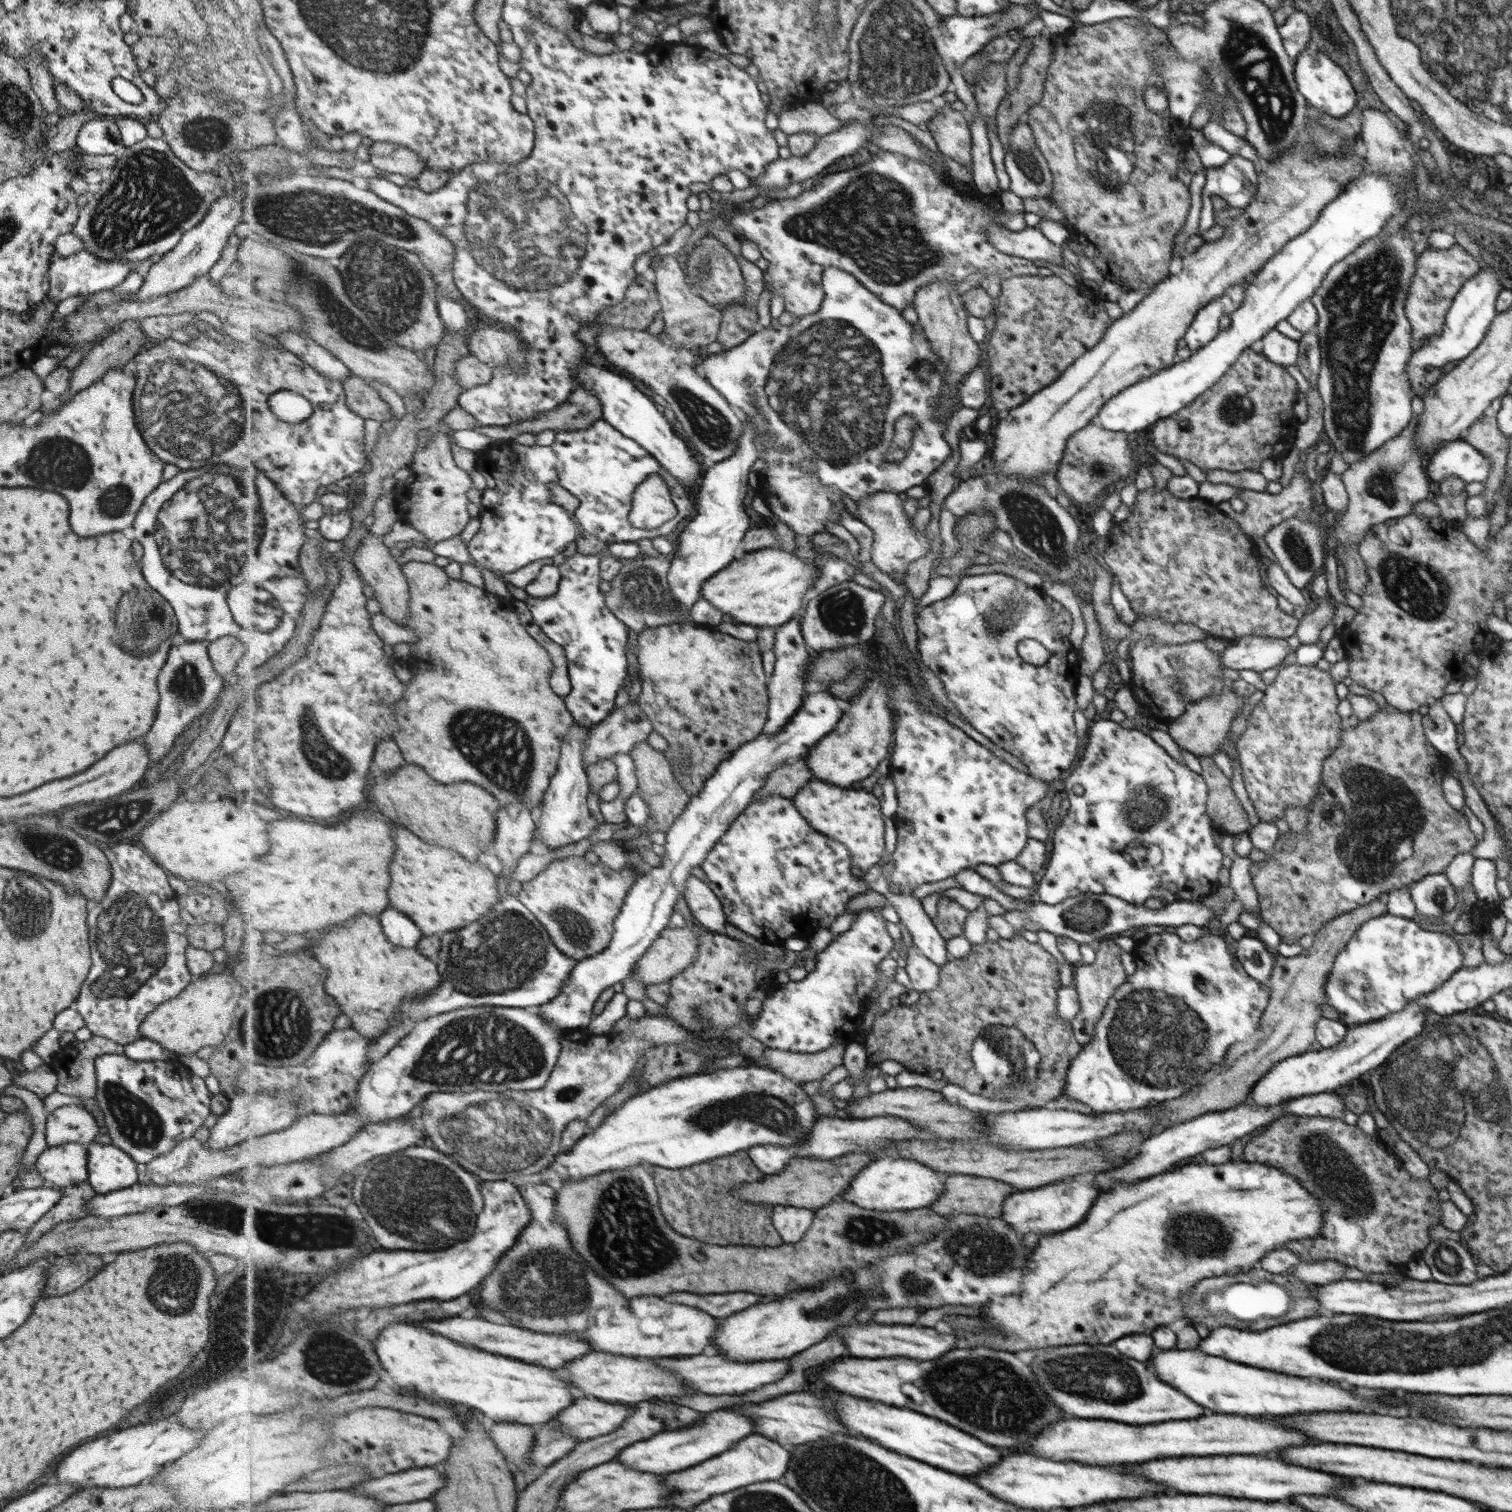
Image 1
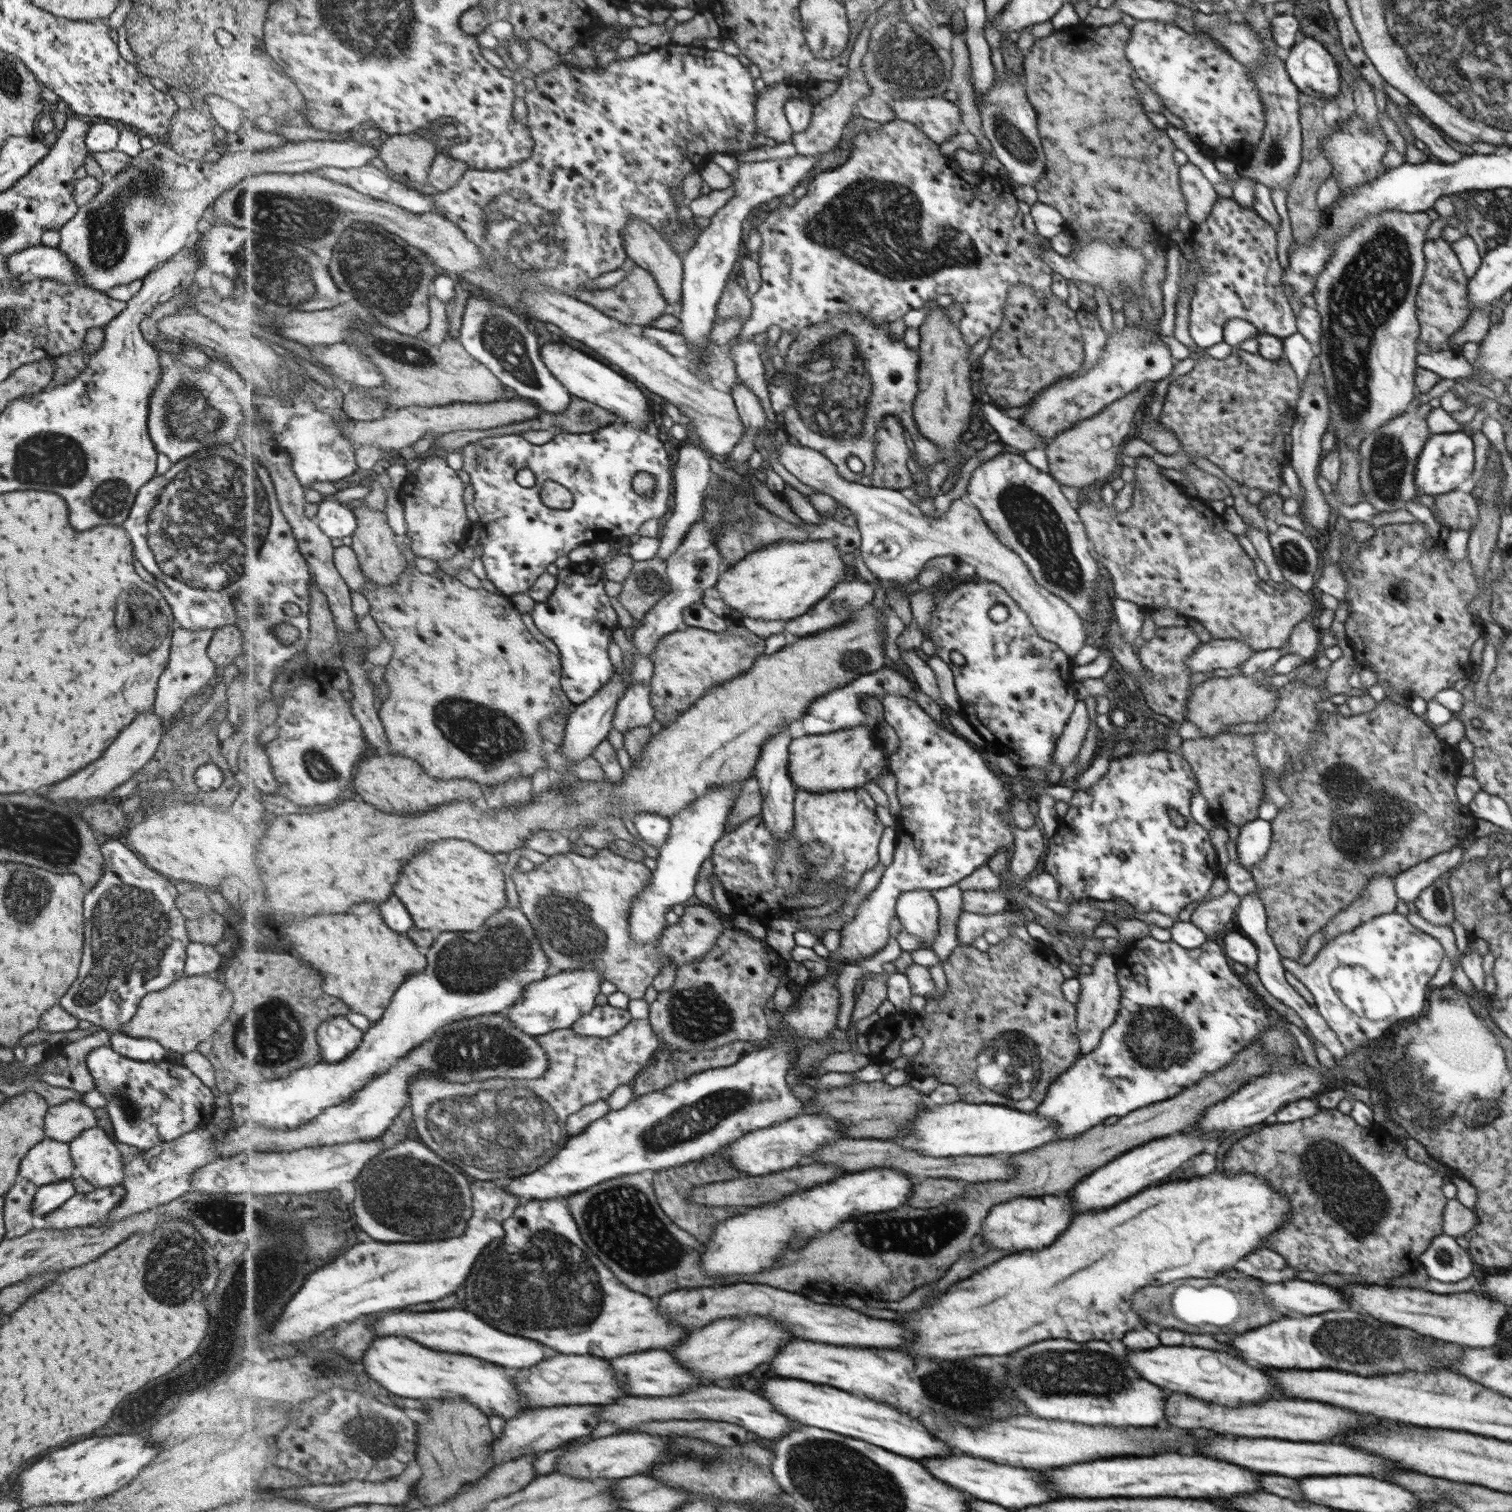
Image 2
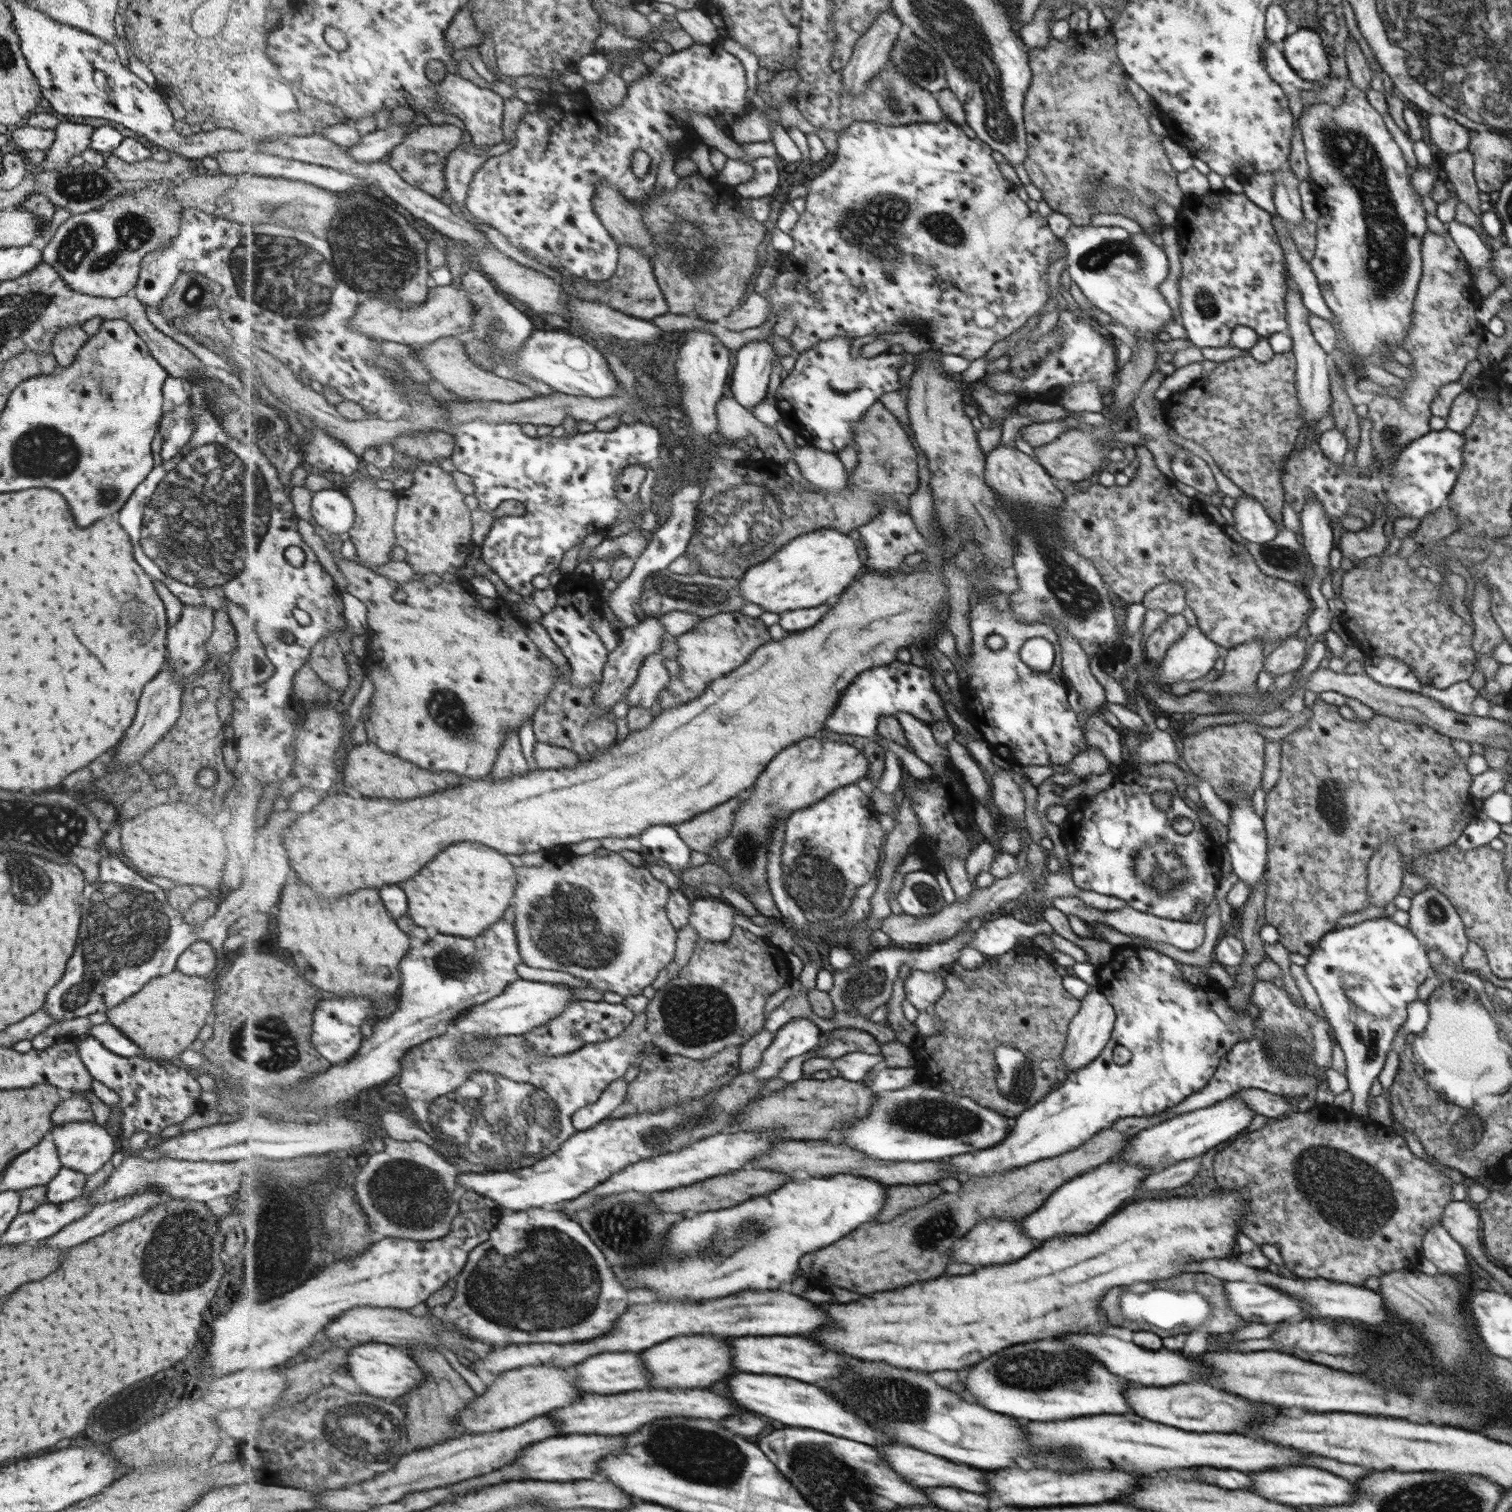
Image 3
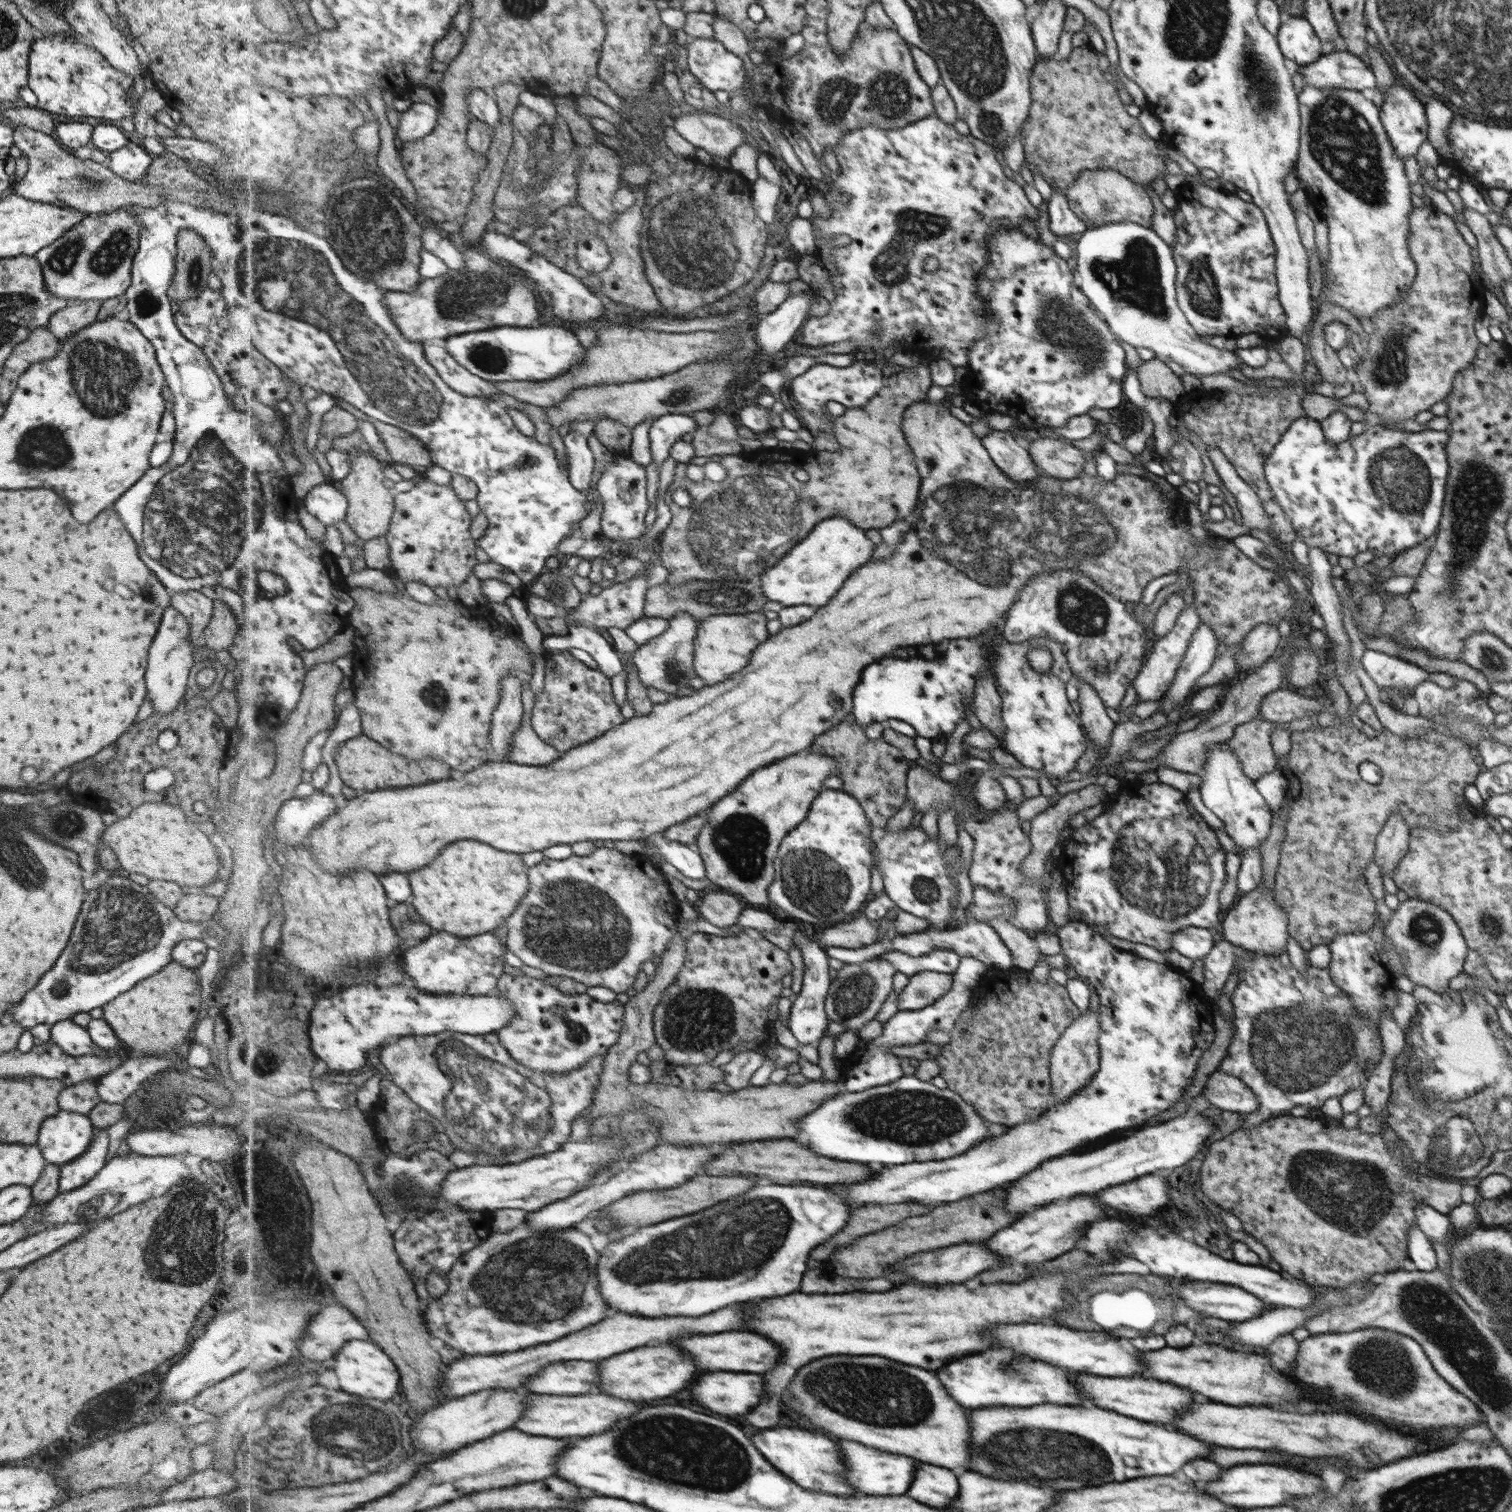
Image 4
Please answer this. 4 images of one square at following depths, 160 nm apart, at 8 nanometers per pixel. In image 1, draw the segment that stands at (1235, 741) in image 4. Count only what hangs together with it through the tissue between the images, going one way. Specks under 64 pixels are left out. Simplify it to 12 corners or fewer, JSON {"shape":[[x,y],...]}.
{"shape":[[1199,757],[1209,814],[1222,834],[1248,832],[1248,814],[1214,760]]}

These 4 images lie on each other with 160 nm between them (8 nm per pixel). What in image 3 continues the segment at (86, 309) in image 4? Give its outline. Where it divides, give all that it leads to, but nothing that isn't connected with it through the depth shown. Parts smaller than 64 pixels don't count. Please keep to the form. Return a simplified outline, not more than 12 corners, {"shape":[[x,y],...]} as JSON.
{"shape":[[81,326],[60,330],[53,338],[52,355],[59,368],[76,360],[88,340]]}

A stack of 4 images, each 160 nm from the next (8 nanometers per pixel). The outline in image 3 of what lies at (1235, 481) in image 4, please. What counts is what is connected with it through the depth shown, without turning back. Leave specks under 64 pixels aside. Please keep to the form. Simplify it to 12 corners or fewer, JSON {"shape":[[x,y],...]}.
{"shape":[[1240,495],[1232,511],[1242,538],[1266,544],[1280,531],[1252,495]]}

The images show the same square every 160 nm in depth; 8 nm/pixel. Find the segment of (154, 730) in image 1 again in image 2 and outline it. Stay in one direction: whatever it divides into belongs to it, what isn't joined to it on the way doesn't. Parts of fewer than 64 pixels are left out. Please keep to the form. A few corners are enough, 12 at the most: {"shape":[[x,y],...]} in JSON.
{"shape":[[212,629],[173,630],[155,713],[172,723],[214,676]]}

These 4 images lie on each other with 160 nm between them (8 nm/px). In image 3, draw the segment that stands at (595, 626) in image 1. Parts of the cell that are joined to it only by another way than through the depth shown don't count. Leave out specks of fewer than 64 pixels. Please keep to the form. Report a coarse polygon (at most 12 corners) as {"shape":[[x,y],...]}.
{"shape":[[594,575],[559,585],[542,624],[573,666],[573,683],[600,683],[611,652],[592,629],[605,601]]}

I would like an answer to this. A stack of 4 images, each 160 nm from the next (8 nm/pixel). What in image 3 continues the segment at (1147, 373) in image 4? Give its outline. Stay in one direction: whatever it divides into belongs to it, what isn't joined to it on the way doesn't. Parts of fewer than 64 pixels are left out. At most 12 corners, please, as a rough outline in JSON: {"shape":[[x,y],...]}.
{"shape":[[1154,373],[1135,398],[1139,423],[1161,471],[1172,476],[1176,449],[1154,393],[1165,376]]}

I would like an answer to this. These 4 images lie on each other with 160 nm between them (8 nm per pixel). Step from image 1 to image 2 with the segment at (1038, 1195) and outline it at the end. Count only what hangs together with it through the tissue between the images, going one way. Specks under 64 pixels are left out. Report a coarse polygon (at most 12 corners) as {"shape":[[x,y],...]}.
{"shape":[[1070,1198],[994,1205],[978,1235],[1010,1254],[1050,1246],[1072,1220]]}

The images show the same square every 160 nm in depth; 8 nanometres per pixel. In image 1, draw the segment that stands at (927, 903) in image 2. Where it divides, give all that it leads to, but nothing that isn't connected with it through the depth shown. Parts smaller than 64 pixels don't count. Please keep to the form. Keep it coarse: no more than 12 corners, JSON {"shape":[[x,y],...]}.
{"shape":[[911,892],[886,897],[913,938],[939,967],[950,960],[922,902]]}

